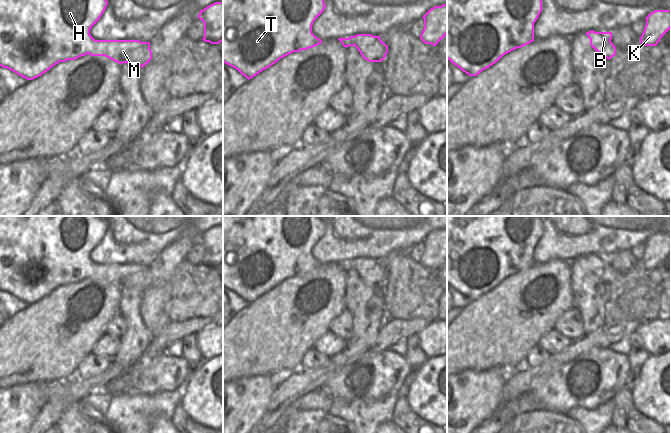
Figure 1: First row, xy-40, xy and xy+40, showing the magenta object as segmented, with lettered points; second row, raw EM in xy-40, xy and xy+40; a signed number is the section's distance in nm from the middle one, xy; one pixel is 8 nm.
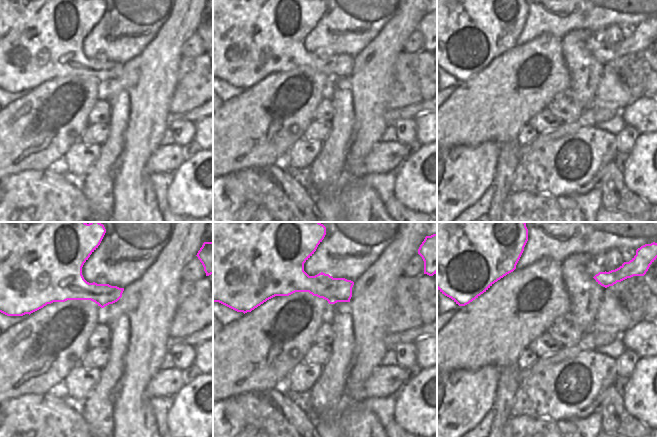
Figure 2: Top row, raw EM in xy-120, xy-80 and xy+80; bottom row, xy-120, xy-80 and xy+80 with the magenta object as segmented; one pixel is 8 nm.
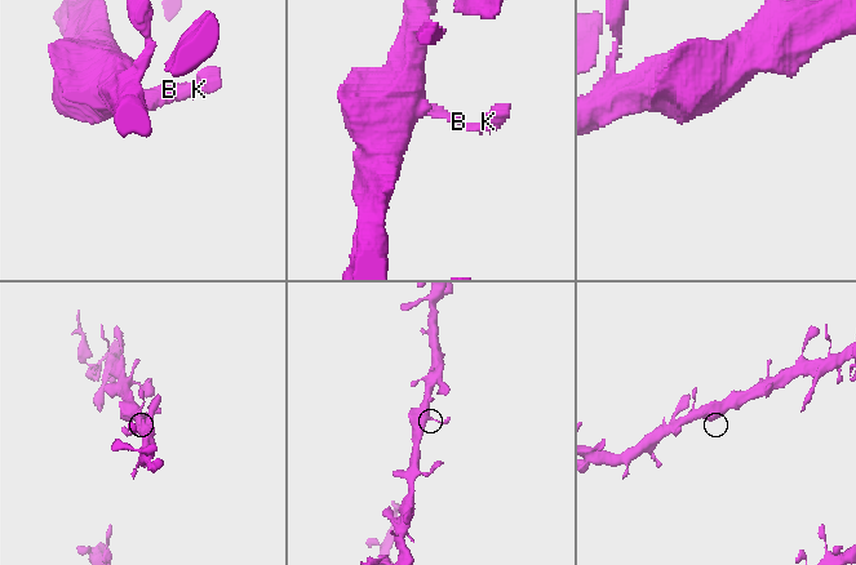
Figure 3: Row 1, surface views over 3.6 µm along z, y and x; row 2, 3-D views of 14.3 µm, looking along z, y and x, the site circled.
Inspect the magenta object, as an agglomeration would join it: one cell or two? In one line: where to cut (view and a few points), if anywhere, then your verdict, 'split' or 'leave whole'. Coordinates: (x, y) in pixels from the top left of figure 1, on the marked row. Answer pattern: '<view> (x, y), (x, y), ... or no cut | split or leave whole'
no cut | leave whole

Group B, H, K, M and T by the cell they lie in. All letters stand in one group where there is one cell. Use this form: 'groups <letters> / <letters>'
groups B H K M T

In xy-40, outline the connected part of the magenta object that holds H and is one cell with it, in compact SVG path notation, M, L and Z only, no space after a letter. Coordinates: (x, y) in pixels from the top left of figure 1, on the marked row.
M0 0L0 66L33 80L59 62L75 60L87 54L105 56L119 64L137 64L142 68L152 59L150 42L139 40L95 40L90 29L108 5L107 0Z

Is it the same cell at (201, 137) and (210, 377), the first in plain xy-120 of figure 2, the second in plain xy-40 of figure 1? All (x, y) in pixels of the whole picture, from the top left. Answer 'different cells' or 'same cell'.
different cells

